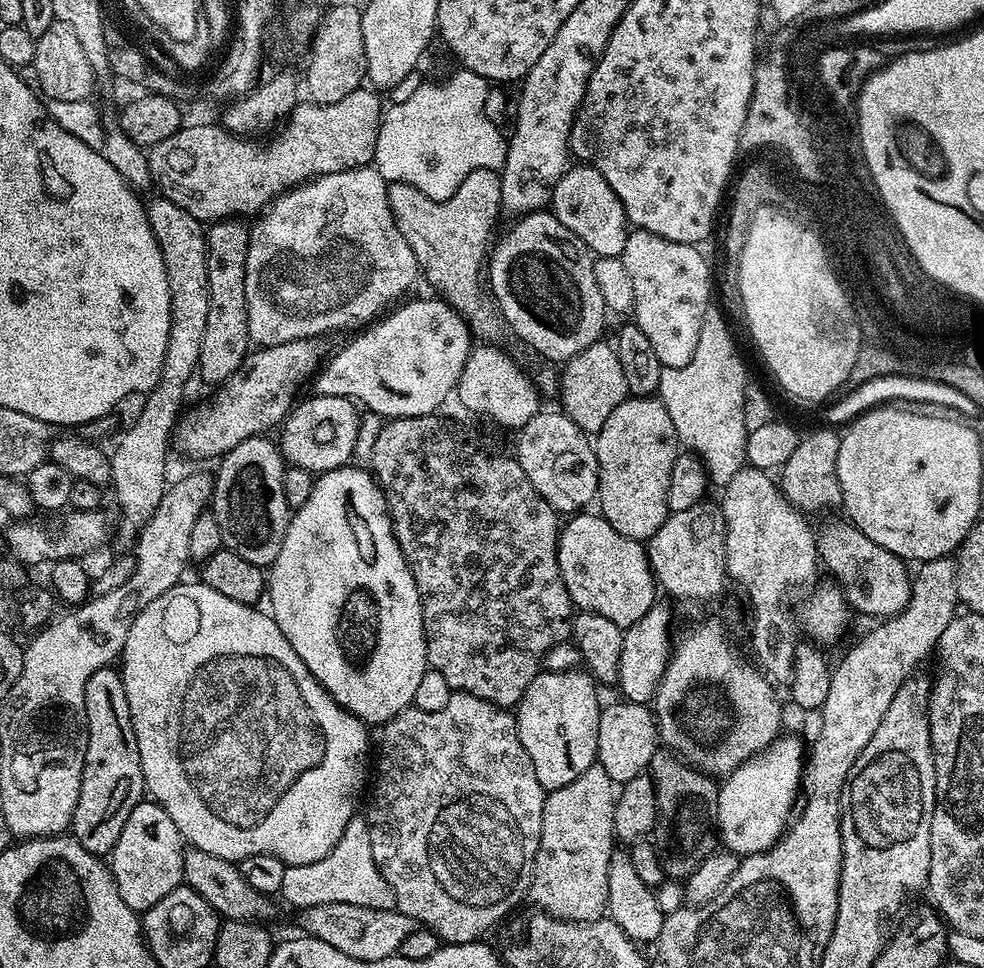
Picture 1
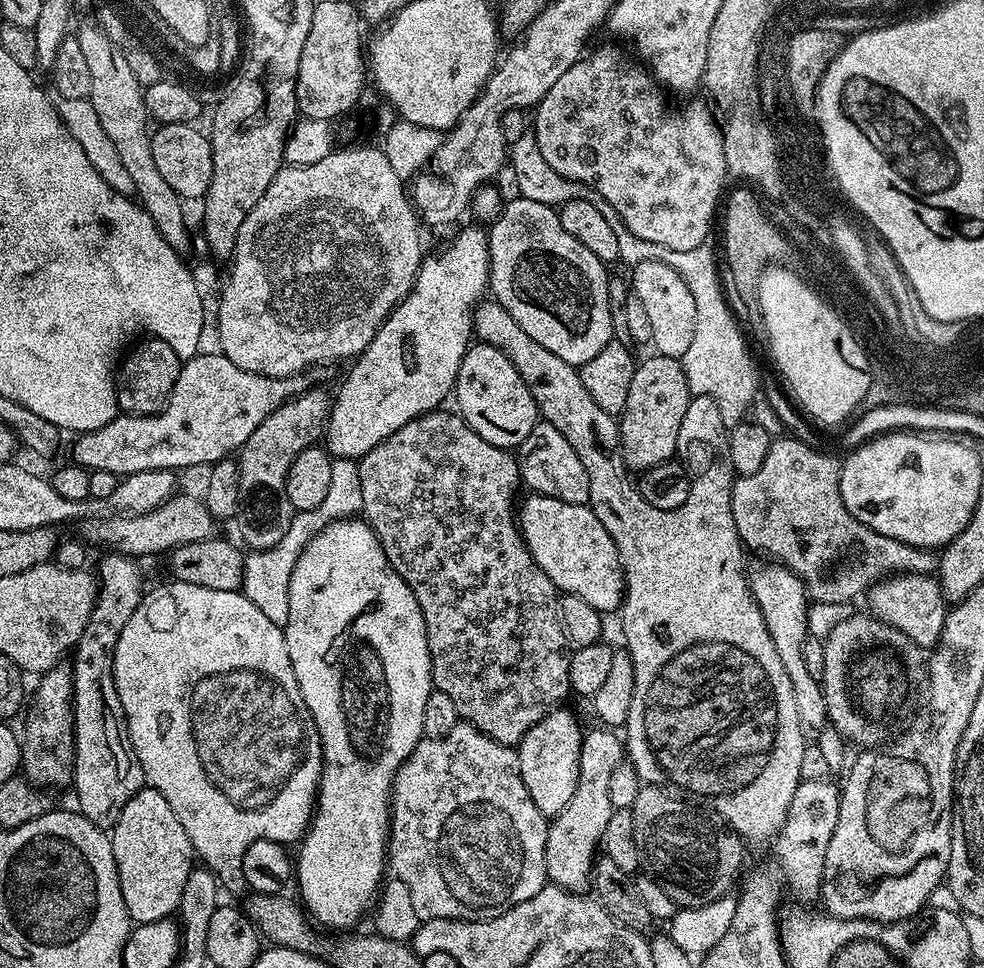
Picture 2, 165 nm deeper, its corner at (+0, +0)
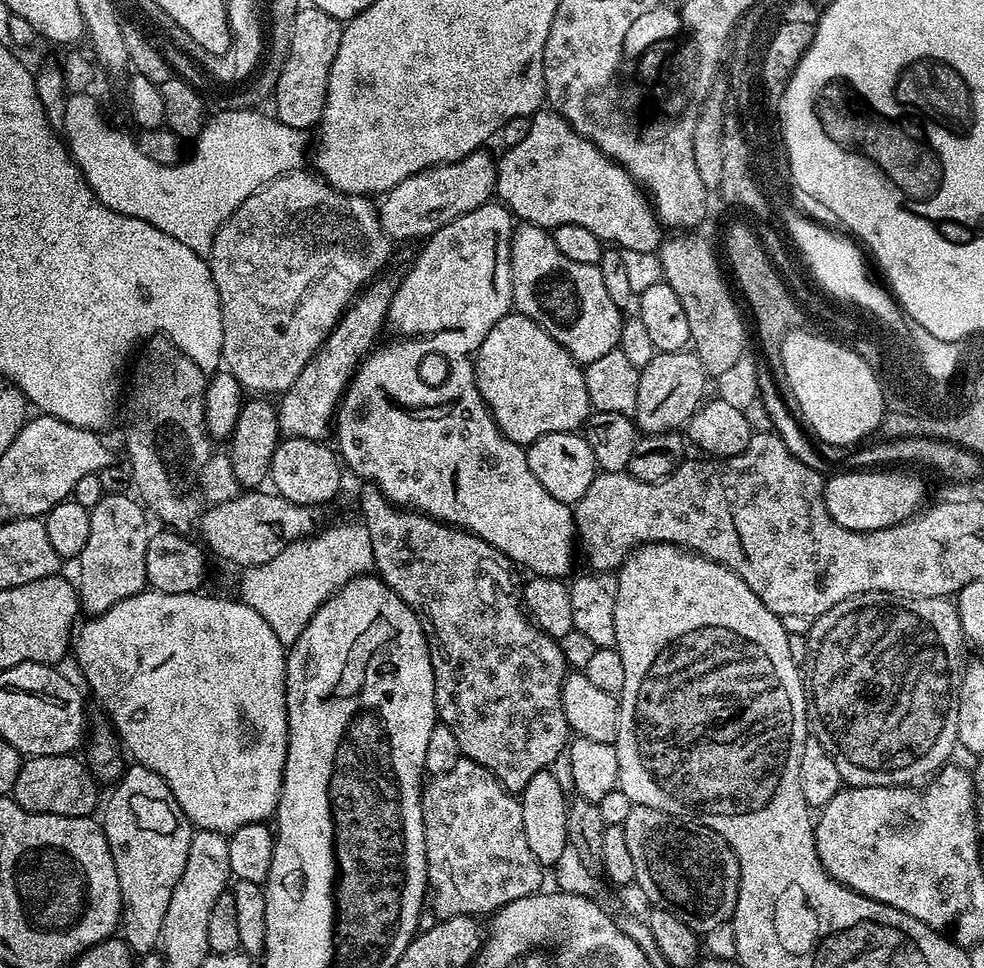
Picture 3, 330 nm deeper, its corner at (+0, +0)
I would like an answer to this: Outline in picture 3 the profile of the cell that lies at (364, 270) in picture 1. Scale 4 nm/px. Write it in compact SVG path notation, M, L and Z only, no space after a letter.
M297 170L288 172L284 176L278 177L277 180L271 180L265 188L259 188L253 196L246 198L234 214L218 230L218 234L212 243L212 254L210 257L210 267L212 277L218 286L218 298L222 306L222 350L224 351L223 363L227 371L232 373L232 377L240 383L241 389L250 391L252 394L283 394L302 374L302 366L310 362L310 358L322 346L324 339L334 330L334 326L340 321L340 316L348 305L376 279L378 273L388 264L388 259L392 256L393 241L380 229L380 213L375 203L371 204L368 196L347 196L344 192L338 192L335 188L323 180L319 175L311 171Z

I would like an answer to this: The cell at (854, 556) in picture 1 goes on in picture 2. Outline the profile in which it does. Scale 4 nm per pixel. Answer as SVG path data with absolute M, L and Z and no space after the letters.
M916 573L894 574L873 584L866 594L871 615L876 616L884 624L902 630L915 644L922 648L935 647L945 625L948 604L940 589L939 581L931 575Z

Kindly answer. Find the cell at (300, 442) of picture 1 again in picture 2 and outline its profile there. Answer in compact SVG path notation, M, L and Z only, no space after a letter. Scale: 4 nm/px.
M483 227L480 228L464 228L445 248L437 252L429 251L425 255L406 298L402 298L402 302L382 322L366 350L355 357L353 364L356 365L349 370L340 389L334 392L328 427L322 437L333 457L344 462L359 461L361 456L374 450L378 442L390 438L390 434L406 426L406 422L437 411L443 405L440 403L453 395L462 358L474 340L472 313L489 291L488 233Z

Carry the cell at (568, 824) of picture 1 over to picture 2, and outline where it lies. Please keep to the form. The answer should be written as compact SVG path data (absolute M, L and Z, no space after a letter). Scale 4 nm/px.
M595 726L584 732L578 758L579 782L574 786L574 798L566 802L566 810L551 817L546 834L546 874L557 888L577 894L588 888L593 879L593 863L597 859L600 839L614 811L610 802L610 777L626 756L624 741L613 729Z

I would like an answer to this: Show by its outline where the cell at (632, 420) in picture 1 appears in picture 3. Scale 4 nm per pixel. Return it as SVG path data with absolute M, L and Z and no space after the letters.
M695 351L657 352L646 367L640 369L638 406L634 417L637 429L644 434L683 429L705 399L704 380L706 373Z

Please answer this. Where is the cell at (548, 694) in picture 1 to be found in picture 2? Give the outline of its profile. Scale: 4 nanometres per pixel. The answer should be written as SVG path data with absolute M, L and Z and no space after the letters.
M567 707L555 708L553 712L547 712L540 721L533 726L520 740L518 745L518 762L520 763L520 773L522 782L530 790L530 798L534 798L534 806L543 816L549 818L557 816L562 810L566 810L566 802L574 798L574 786L580 781L578 778L578 758L582 750L584 732L580 724L576 721L576 716L572 712L567 712Z

